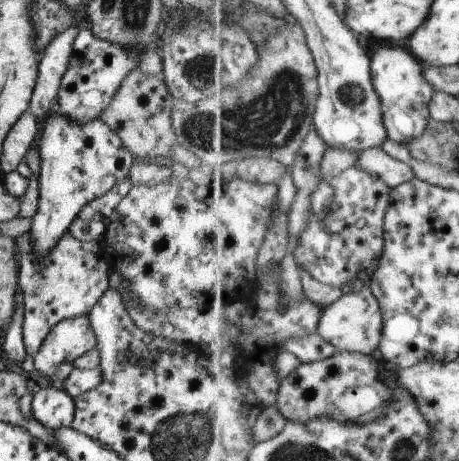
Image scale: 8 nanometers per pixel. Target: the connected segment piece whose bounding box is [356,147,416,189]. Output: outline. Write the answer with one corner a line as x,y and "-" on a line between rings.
382,147
362,149
357,153
359,159
356,165
382,177
393,189
416,179
414,168
410,164
392,158

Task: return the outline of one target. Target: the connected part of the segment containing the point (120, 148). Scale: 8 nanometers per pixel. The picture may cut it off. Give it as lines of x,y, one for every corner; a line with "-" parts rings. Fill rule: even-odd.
58,109
43,121
38,151
41,158
39,202
30,230
30,256
34,261
49,255
49,250
69,230
85,204
128,179
137,160
124,146
118,133
100,117
87,123
77,123
62,116

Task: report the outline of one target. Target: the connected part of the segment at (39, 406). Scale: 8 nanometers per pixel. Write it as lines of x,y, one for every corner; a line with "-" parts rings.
49,386
33,395
31,416
53,431
71,427
74,415
74,398
63,389

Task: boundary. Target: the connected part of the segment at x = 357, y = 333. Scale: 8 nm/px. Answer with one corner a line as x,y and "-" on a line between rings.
364,285
360,292
352,291
343,295
334,304
325,307
319,332
340,351
369,355
376,352
378,348
381,348
381,342
385,335
385,316
381,302
374,294
373,289

